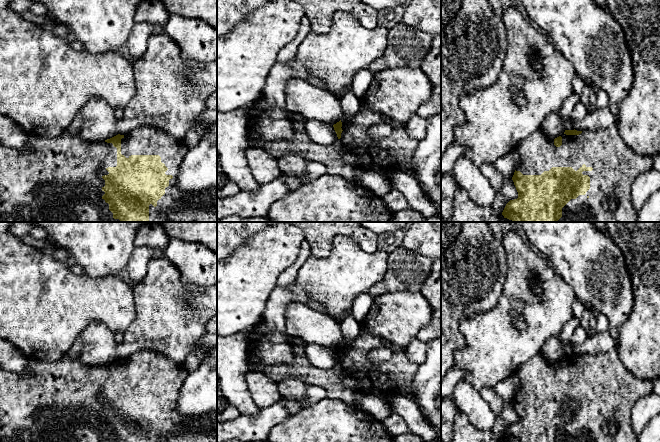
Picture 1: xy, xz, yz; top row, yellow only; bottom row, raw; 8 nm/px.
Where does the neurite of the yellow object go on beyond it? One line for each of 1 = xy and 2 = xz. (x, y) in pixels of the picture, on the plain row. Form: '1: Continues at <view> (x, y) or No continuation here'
1: Continues at xy (61, 401)
2: Continues at xz (401, 371)

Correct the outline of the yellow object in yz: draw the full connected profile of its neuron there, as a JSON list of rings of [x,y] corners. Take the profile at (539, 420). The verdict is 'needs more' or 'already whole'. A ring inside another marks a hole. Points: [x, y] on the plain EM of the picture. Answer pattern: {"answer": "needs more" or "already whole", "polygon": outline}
{"answer": "needs more", "polygon": [[[616,347],[598,354],[565,354],[561,360],[551,364],[547,363],[539,353],[522,364],[516,373],[520,383],[512,404],[518,416],[518,422],[510,424],[506,428],[502,436],[504,442],[637,442],[638,435],[635,433],[631,422],[632,407],[639,398],[653,392],[652,381],[636,377],[628,371],[624,367]]]}

